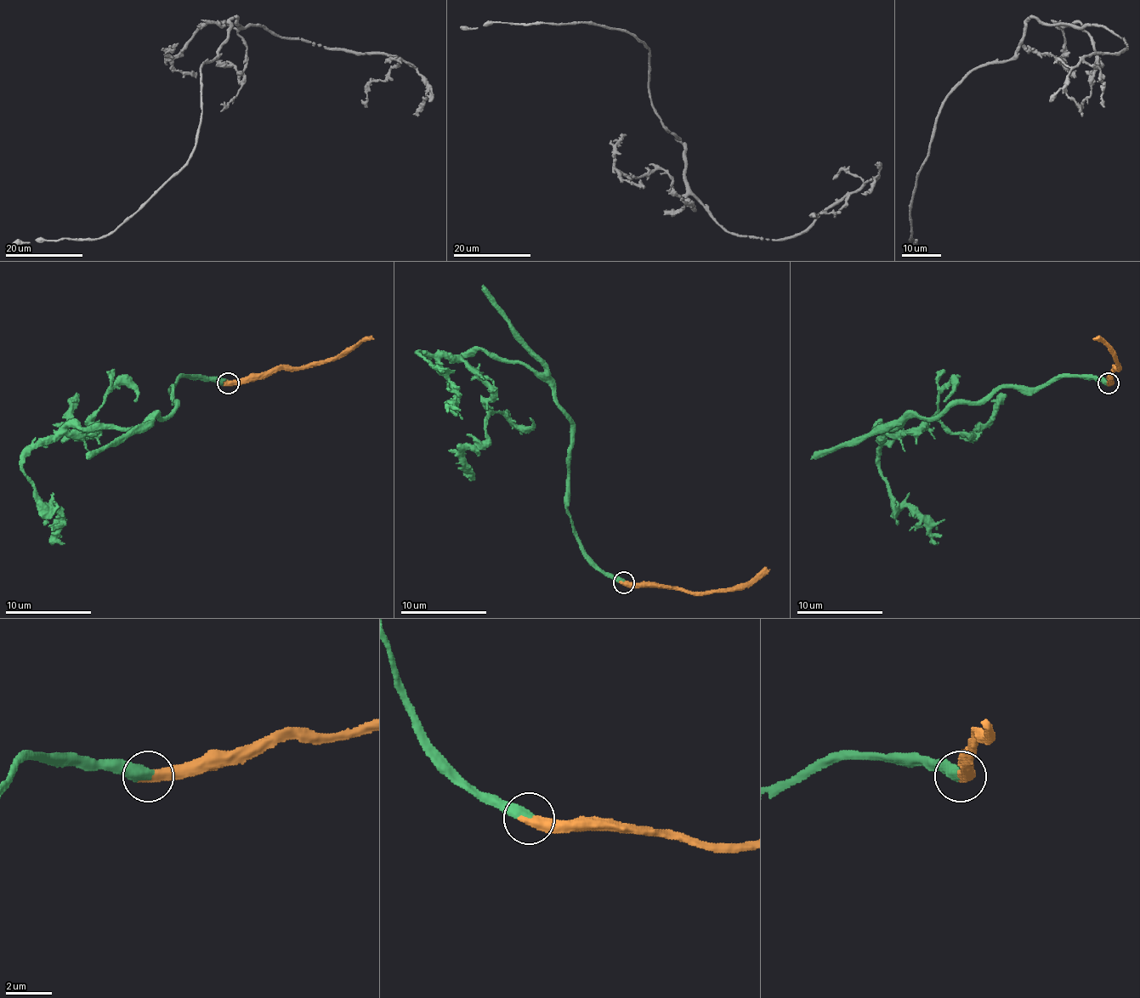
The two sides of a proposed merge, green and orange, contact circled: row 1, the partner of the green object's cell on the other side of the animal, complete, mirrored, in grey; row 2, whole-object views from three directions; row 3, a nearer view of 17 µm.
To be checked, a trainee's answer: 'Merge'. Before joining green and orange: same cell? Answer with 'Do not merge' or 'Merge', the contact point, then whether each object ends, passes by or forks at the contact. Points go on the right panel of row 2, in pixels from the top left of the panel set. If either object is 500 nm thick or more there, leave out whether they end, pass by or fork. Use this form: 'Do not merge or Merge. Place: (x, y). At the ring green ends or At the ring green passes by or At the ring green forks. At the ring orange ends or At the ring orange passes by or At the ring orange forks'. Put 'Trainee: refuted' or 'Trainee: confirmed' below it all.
Merge. Place: (1108, 383)
Trainee: confirmed

